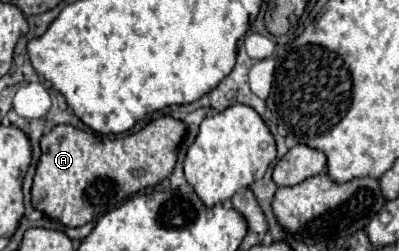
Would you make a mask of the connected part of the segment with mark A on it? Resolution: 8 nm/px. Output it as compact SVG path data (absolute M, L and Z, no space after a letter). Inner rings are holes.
M162 116L158 120L152 120L142 130L122 136L122 138L102 138L90 132L78 130L70 124L58 124L48 134L44 134L40 140L42 158L38 162L36 176L34 176L32 206L64 226L70 226L70 228L84 226L92 222L96 216L120 206L128 196L168 178L176 166L178 144L182 142L184 134L186 134L186 124L172 116Z

